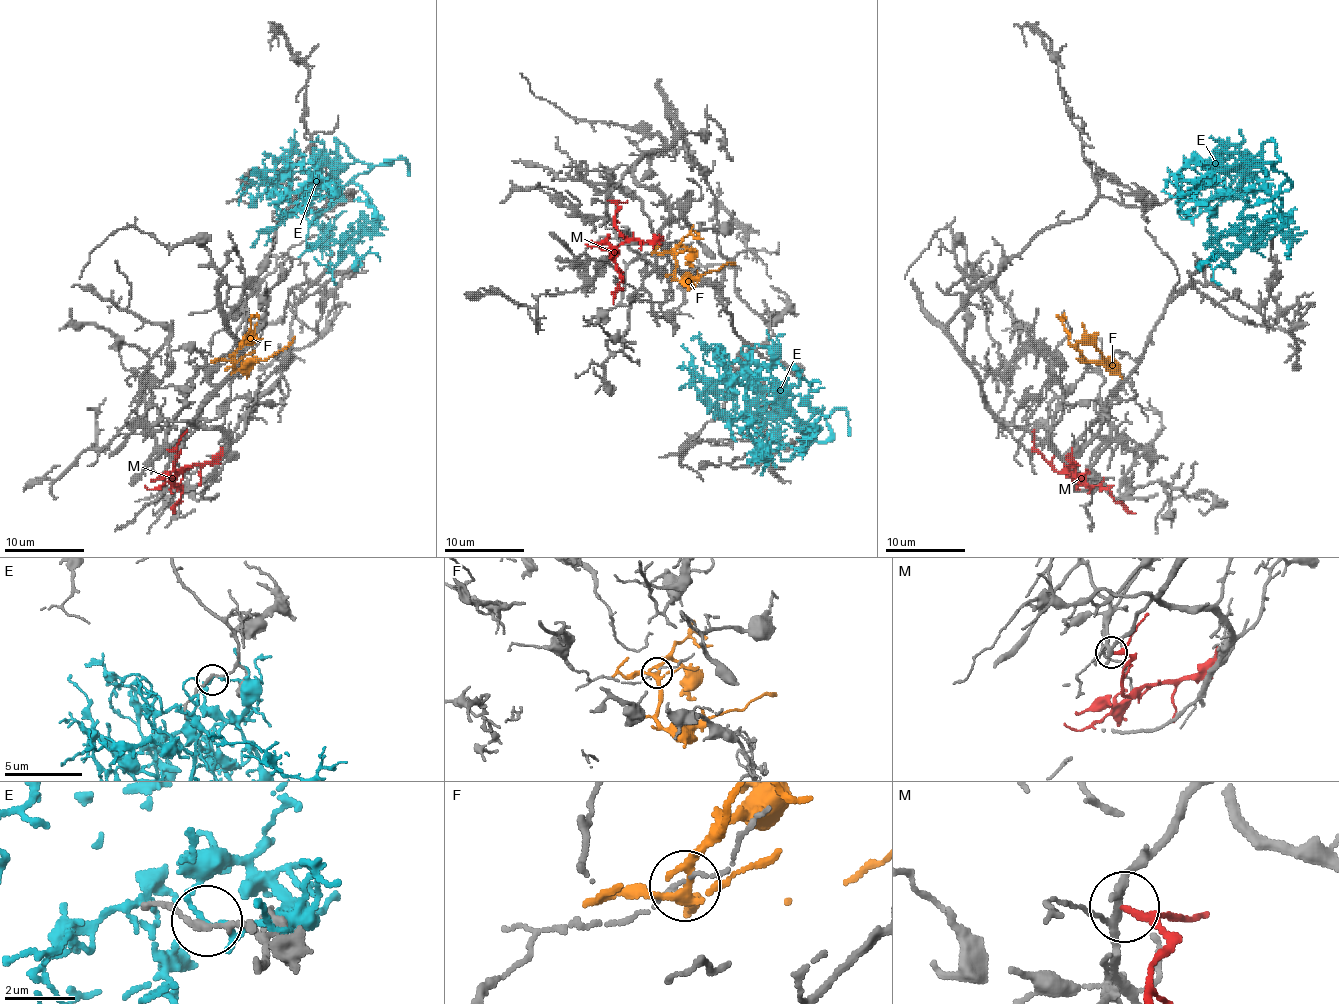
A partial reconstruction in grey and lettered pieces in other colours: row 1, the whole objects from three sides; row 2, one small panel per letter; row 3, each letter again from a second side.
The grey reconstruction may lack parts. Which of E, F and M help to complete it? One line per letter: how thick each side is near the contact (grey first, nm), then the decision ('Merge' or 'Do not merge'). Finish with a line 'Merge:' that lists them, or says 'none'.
E: Thickness 180 nm (grey) against 170 nm. Do not merge
F: Thickness 90 nm (grey) against 240 nm. Do not merge
M: Thickness 200 nm (grey) against 170 nm. Do not merge
Merge: none

